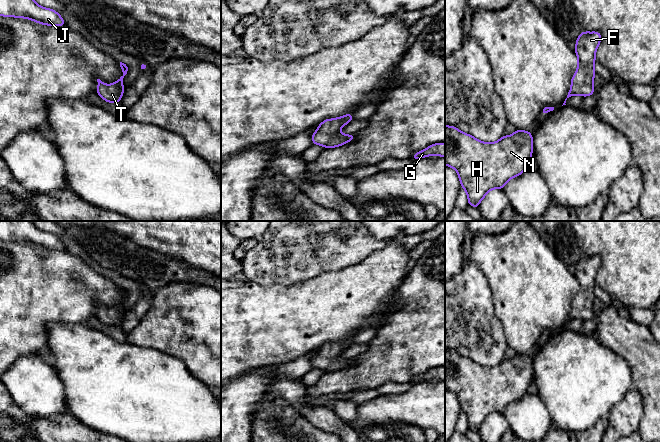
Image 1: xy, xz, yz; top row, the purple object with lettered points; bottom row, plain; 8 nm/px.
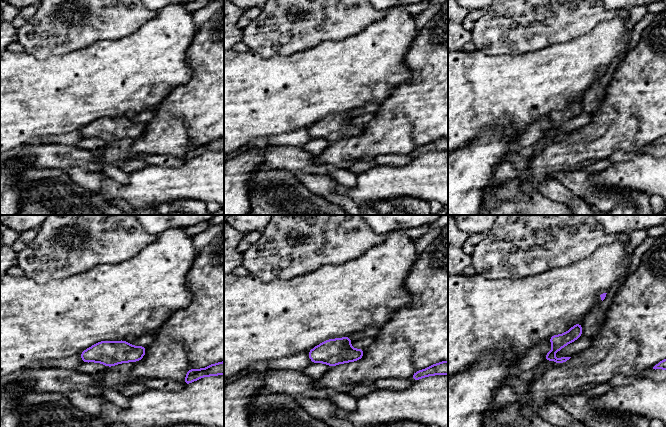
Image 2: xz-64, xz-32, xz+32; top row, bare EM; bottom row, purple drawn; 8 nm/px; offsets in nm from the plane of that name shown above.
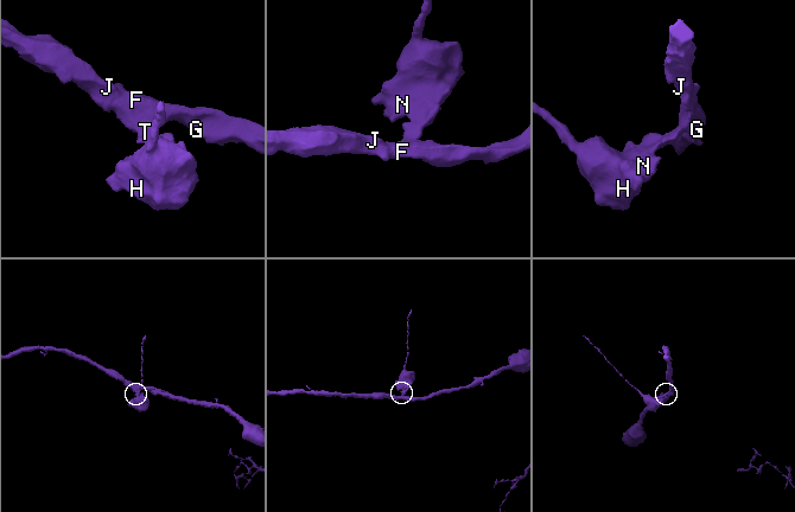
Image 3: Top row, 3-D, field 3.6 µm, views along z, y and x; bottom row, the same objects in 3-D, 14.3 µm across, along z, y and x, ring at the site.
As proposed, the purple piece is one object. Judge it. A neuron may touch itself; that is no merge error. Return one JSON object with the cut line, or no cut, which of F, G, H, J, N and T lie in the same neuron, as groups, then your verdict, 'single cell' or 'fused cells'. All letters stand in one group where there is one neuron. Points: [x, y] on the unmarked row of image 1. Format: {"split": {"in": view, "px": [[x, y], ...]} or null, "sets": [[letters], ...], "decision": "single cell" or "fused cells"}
{"split": null, "sets": [["F", "G", "H", "J", "N", "T"]], "decision": "single cell"}

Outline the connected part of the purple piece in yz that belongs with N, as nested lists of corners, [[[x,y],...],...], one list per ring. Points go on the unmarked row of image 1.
[[[445,349],[445,389],[454,392],[464,412],[468,429],[478,432],[479,427],[492,413],[503,413],[506,407],[526,393],[532,382],[532,357],[517,354],[510,360],[503,359],[496,366],[485,367],[475,361],[461,356],[455,350]]]

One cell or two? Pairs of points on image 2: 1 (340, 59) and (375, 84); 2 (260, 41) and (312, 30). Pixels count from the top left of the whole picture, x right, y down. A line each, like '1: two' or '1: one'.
1: one
2: one

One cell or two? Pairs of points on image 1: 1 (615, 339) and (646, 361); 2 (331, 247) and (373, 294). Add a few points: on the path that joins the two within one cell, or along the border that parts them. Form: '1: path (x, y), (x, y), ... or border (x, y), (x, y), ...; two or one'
1: path (623, 339), (638, 353); one
2: border (369, 254), (355, 264), (336, 271), (326, 272); two

